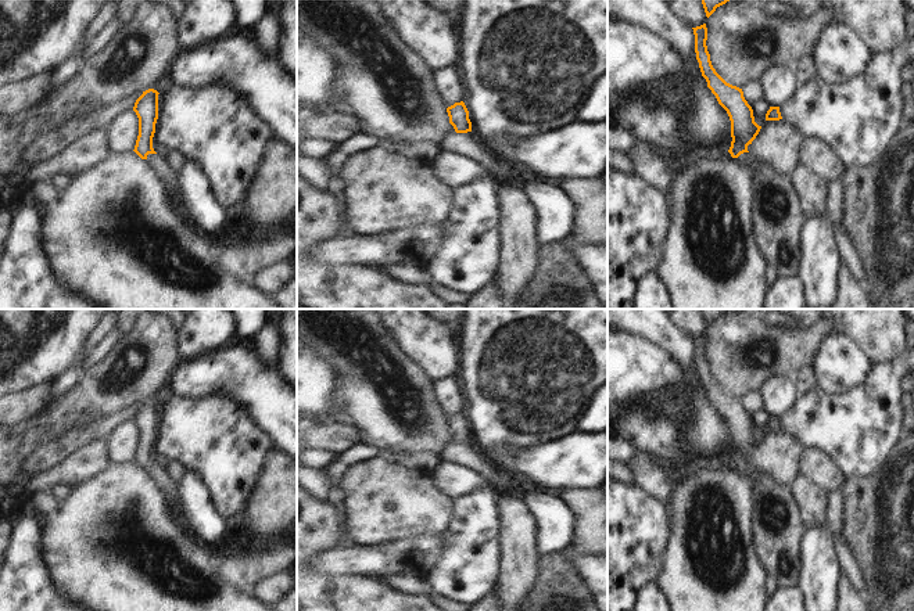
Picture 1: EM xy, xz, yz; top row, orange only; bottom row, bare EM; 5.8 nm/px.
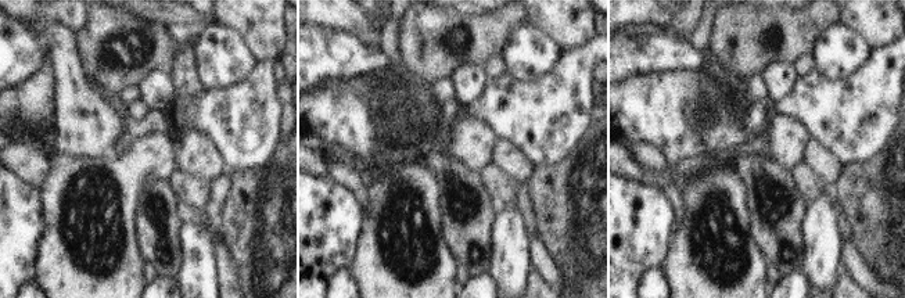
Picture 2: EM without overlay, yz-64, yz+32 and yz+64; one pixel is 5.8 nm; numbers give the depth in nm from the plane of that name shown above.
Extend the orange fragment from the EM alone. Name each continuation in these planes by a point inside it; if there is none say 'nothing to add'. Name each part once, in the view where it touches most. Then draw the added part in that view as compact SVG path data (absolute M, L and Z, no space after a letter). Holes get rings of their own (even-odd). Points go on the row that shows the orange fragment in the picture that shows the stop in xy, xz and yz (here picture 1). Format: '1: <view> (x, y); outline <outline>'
1: xy (161, 166); outline M148 154L146 161L154 168L158 177L166 186L168 193L173 198L178 209L180 211L176 201L176 176L171 172L168 161L158 154Z

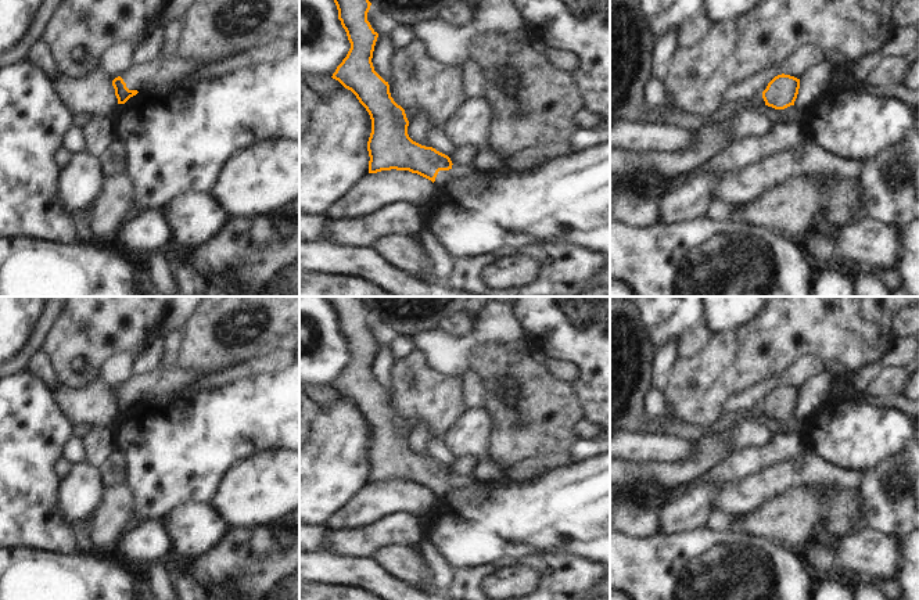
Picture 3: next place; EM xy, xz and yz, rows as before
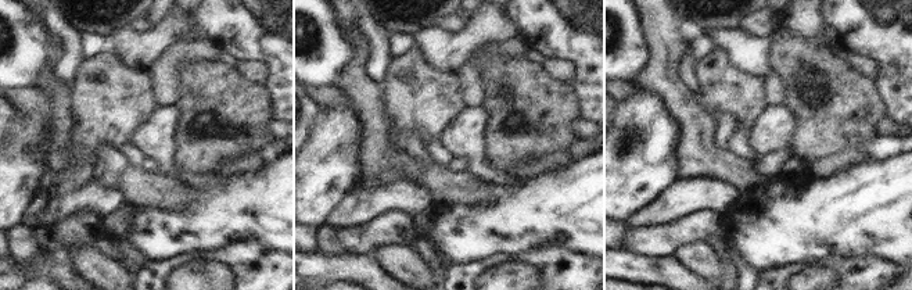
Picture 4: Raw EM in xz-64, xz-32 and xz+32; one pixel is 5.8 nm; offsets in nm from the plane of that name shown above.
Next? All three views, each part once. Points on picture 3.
1: xz (462, 179); outline M452 165L449 170L439 170L434 184L438 191L463 195L485 191L496 184L493 176L481 173L473 165Z

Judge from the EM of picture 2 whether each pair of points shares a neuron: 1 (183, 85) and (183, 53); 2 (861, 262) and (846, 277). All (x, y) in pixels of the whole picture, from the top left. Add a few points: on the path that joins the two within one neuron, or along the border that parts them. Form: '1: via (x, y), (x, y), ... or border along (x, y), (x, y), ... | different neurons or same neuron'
1: via (183, 76), (183, 61) | same neuron
2: border along (846, 266), (847, 272), (858, 283) | different neurons

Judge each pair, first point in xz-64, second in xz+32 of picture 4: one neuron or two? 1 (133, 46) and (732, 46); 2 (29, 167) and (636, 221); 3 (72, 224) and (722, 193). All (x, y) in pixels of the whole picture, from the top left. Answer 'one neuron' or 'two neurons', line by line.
1: one neuron
2: two neurons
3: two neurons

